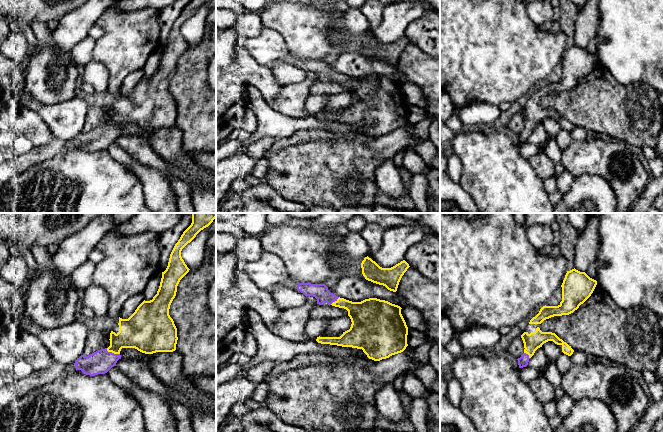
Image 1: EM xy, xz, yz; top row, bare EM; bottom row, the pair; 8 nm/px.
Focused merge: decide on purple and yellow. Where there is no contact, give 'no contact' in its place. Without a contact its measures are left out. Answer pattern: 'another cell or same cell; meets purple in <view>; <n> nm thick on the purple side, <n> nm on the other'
same cell; meets purple in xy; 190 nm thick on the purple side, 260 nm on the other

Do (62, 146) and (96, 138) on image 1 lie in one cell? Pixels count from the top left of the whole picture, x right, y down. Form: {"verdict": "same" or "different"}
{"verdict": "same"}

